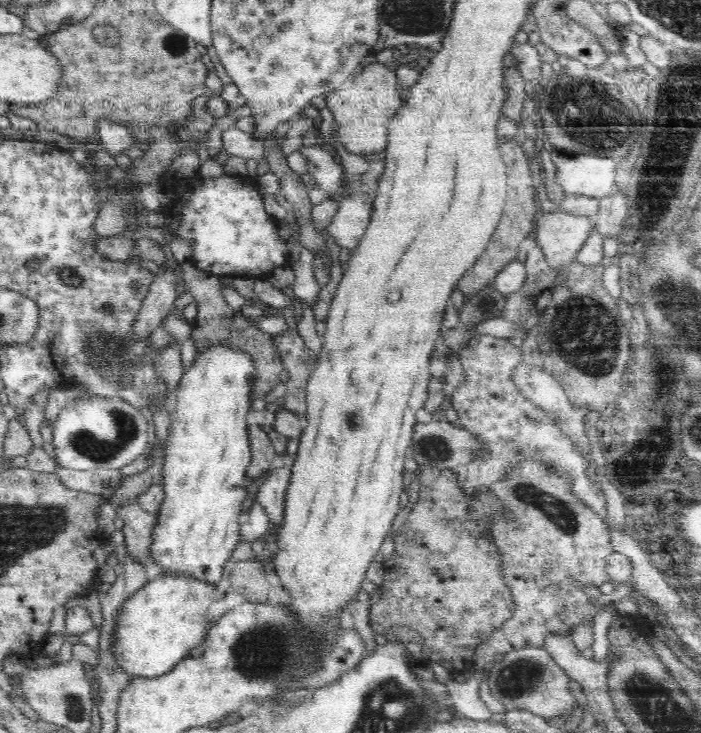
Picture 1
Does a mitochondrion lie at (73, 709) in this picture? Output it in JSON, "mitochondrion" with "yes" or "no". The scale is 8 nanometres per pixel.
{"mitochondrion":"yes"}

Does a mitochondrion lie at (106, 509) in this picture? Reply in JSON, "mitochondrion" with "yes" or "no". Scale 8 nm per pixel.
{"mitochondrion":"no"}

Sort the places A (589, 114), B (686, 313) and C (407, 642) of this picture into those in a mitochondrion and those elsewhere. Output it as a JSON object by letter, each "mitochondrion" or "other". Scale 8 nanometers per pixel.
{"A":"mitochondrion","B":"mitochondrion","C":"other"}

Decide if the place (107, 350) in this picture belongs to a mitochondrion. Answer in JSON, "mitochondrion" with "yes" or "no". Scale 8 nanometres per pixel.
{"mitochondrion":"yes"}

